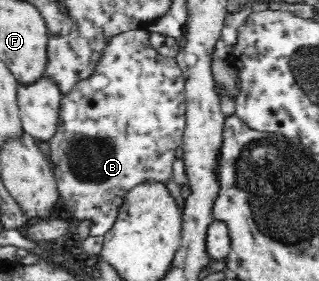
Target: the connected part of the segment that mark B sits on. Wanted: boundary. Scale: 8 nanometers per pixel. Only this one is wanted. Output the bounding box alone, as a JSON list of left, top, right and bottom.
[49,30,185,237]

